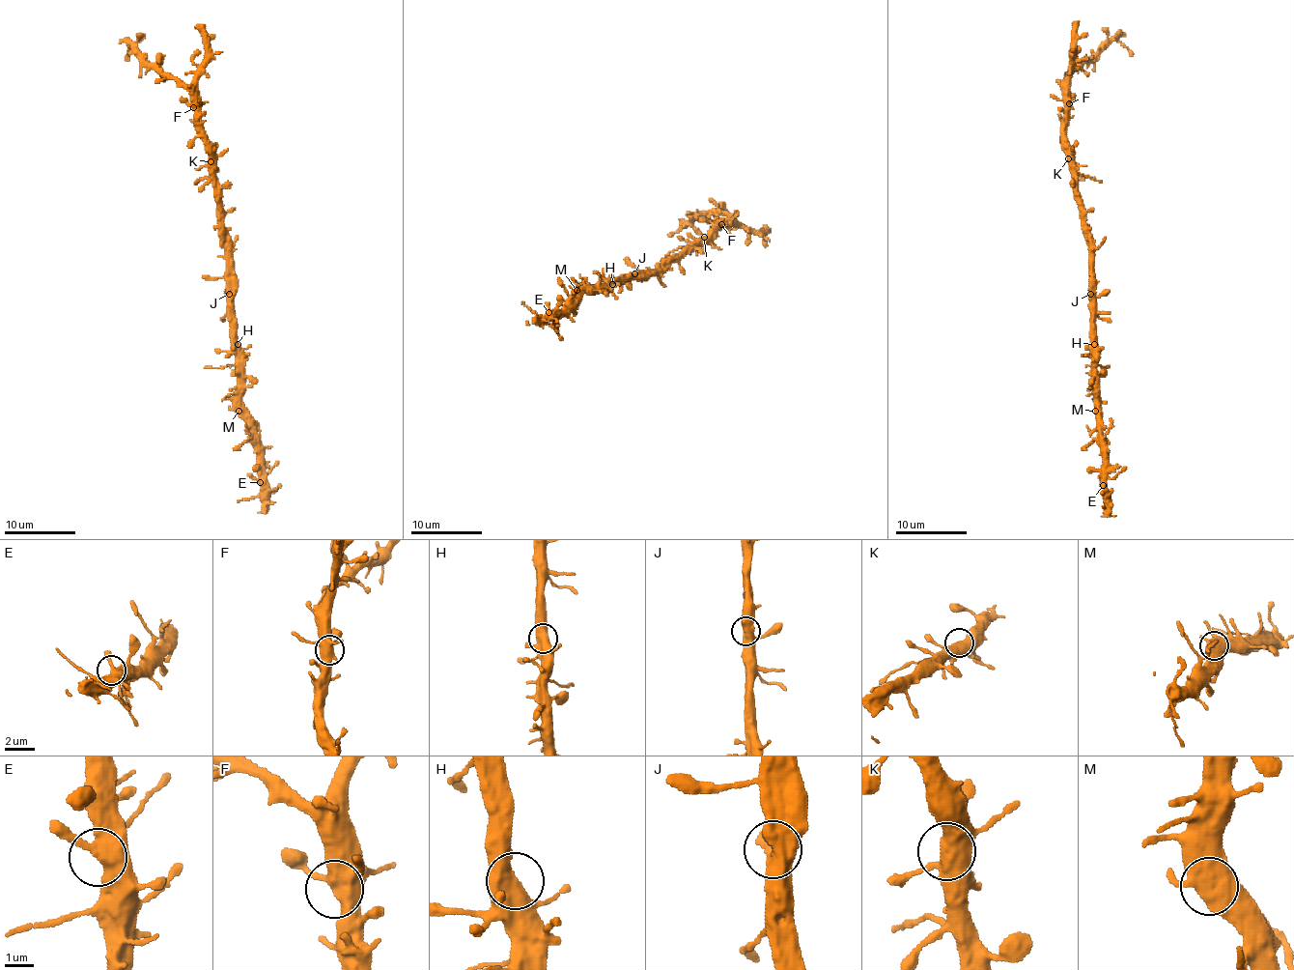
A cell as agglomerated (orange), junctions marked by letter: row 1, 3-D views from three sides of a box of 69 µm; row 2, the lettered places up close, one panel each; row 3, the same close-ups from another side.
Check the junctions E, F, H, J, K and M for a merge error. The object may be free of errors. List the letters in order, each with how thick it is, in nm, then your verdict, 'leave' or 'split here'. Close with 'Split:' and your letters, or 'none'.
E: 480 nm thick; leave
F: 500 nm thick; leave
H: 500 nm thick; leave
J: 480 nm thick; leave
K: 460 nm thick; leave
M: 500 nm thick; leave
Split: none

